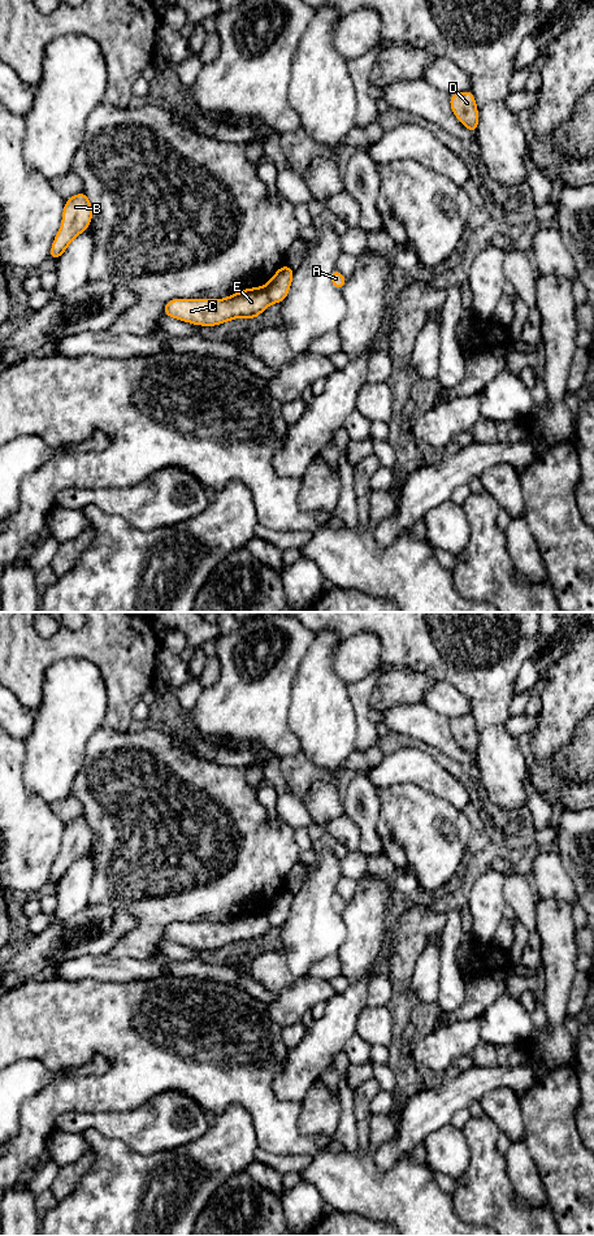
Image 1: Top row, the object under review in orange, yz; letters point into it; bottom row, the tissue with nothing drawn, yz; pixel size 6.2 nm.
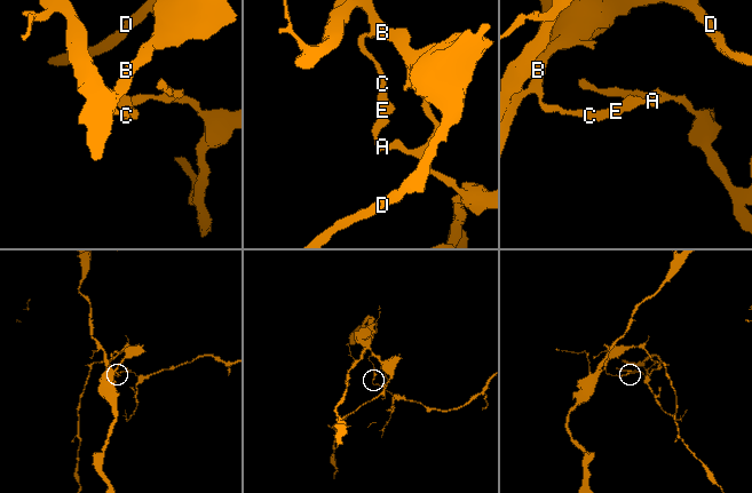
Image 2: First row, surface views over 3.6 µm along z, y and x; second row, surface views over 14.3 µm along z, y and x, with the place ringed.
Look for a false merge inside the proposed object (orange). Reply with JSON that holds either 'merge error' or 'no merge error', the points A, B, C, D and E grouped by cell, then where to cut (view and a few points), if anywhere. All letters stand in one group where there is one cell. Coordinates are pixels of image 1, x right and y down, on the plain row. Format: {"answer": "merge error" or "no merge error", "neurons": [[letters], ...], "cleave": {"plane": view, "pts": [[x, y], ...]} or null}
{"answer": "merge error", "neurons": [["A"], ["B", "C", "D", "E"]], "cleave": {"plane": "yz", "pts": [[264, 910], [272, 926]]}}

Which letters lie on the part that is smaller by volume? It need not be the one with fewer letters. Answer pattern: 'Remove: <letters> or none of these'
Remove: A

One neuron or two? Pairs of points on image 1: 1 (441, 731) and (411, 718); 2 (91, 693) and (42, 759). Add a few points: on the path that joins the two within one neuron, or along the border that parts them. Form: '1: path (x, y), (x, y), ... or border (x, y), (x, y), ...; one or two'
1: path (433, 729), (419, 721); one
2: path (74, 710), (63, 724), (57, 742); one

